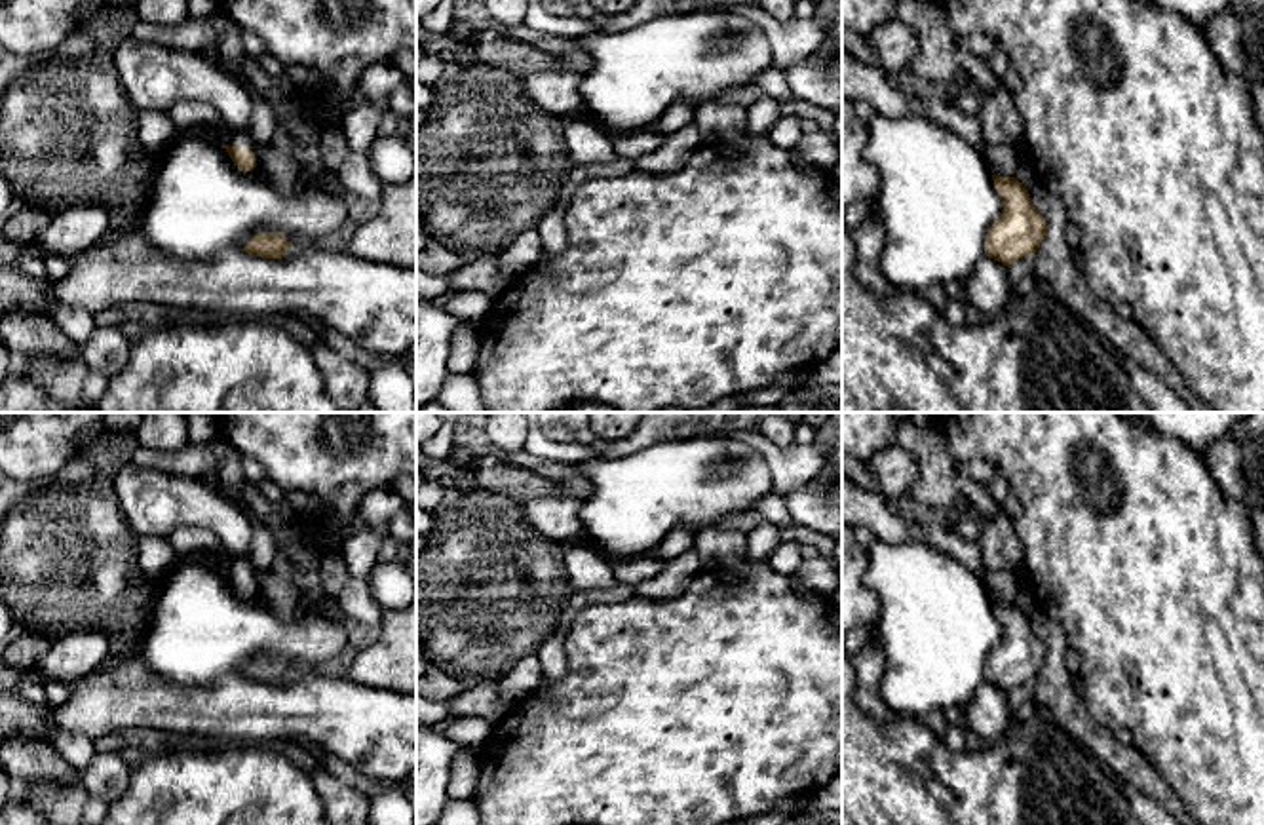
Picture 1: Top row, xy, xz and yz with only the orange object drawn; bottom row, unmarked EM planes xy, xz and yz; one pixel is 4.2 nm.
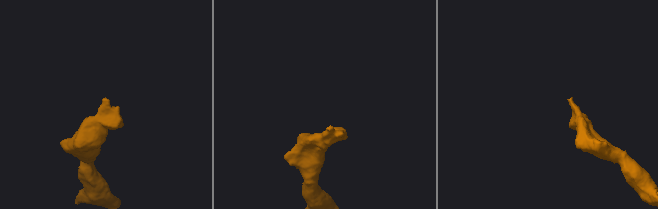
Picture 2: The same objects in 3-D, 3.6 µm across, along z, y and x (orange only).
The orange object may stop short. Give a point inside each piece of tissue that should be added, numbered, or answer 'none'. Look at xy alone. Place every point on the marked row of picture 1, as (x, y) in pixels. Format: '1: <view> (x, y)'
1: xy (238, 137)

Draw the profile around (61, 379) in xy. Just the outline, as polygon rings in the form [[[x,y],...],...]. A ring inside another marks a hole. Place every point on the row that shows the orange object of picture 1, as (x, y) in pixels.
[[[82,352],[74,359],[46,355],[15,369],[15,373],[25,374],[32,384],[42,388],[49,399],[59,401],[63,407],[93,411],[84,395],[89,371]]]

